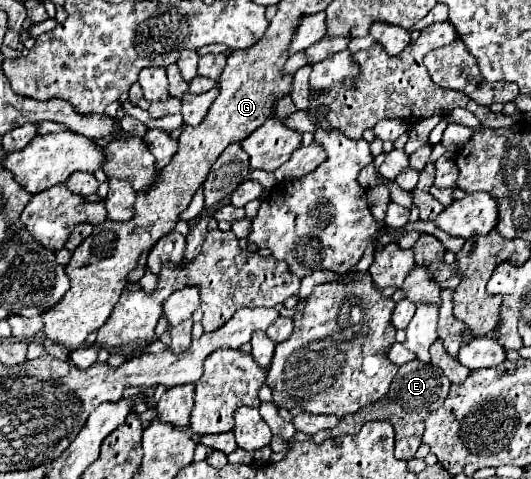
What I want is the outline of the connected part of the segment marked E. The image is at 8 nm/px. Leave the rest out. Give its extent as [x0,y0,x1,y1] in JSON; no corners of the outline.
[313,361,450,459]

